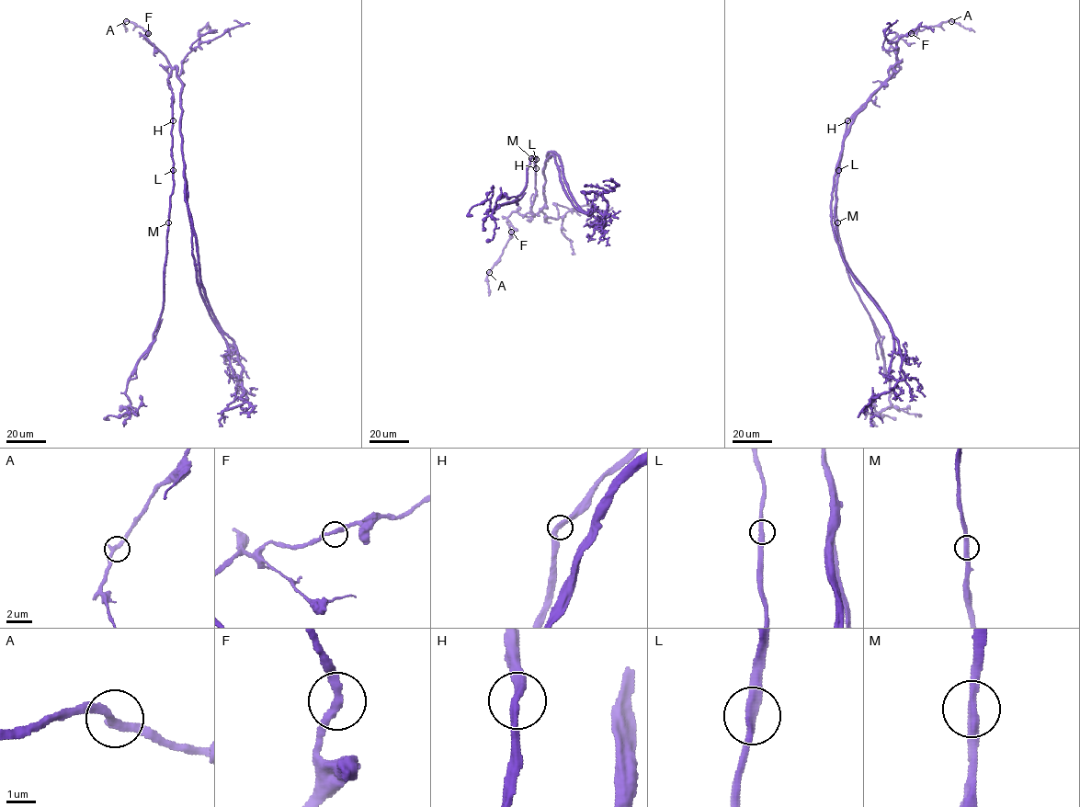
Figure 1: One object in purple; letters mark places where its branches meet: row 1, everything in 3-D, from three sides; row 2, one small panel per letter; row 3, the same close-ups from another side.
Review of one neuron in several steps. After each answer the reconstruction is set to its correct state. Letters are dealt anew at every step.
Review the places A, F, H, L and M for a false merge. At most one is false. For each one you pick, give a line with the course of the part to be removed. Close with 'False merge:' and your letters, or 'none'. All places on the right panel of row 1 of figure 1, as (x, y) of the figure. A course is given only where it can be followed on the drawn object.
False merge: none

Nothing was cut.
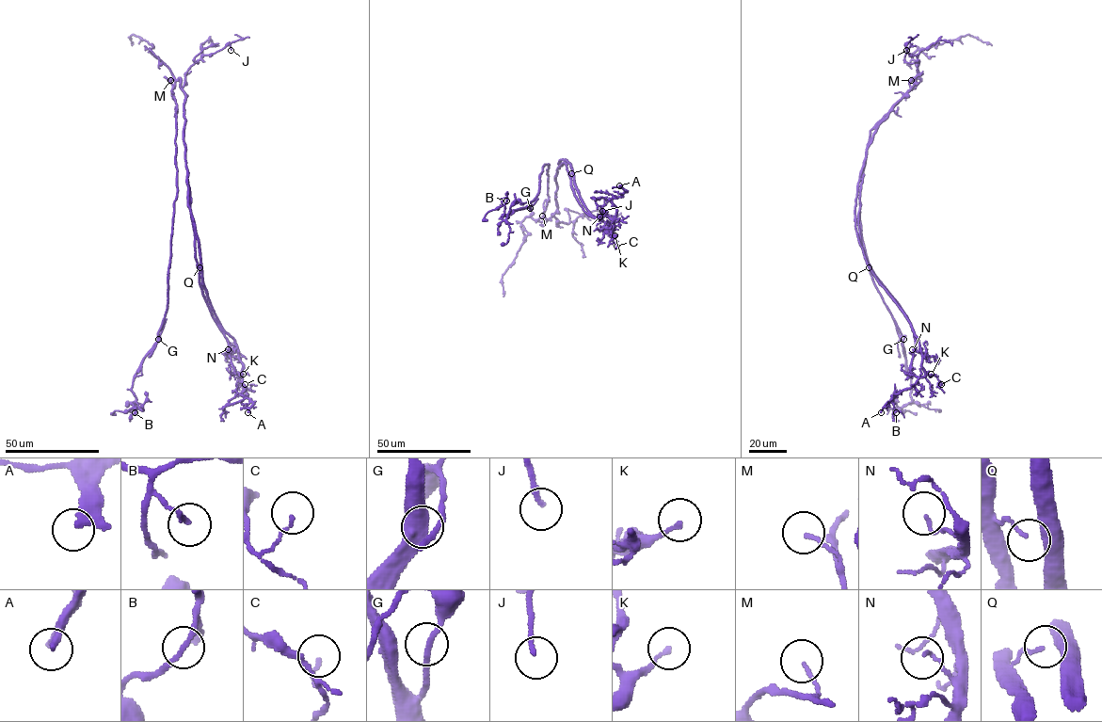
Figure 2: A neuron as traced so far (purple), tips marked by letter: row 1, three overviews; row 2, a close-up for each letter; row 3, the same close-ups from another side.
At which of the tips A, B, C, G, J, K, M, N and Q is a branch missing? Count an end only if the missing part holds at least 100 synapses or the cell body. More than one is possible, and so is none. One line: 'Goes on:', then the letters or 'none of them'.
Goes on: A

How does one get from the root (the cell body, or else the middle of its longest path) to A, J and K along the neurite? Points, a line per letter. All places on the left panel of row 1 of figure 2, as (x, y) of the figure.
A: (185, 96), (188, 205), (202, 284), (227, 340), (233, 371), (242, 377), (240, 393), (252, 403), (247, 412)
J: (185, 96), (183, 87), (188, 69), (203, 56), (211, 55), (229, 44), (231, 50)
K: (185, 96), (188, 205), (202, 284), (221, 328), (234, 341), (243, 365), (239, 376), (243, 374)

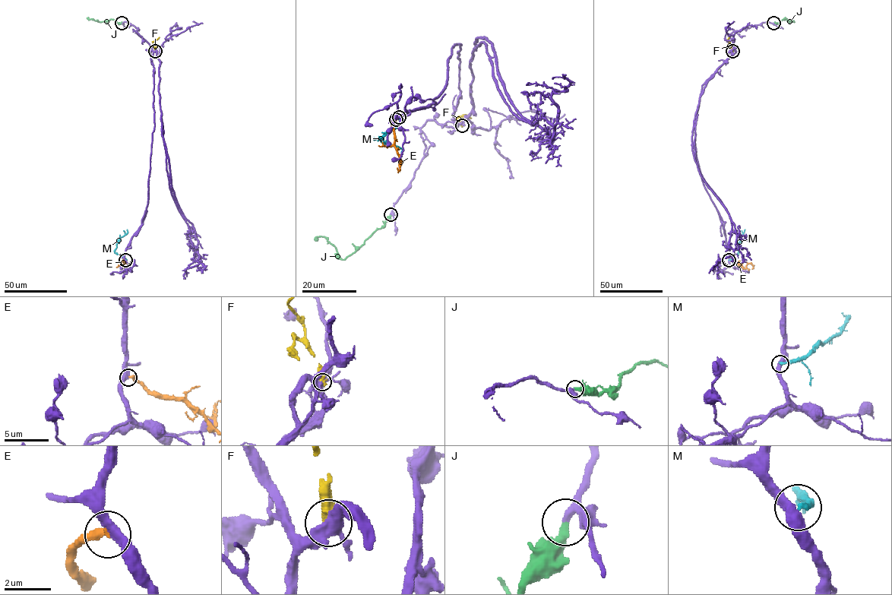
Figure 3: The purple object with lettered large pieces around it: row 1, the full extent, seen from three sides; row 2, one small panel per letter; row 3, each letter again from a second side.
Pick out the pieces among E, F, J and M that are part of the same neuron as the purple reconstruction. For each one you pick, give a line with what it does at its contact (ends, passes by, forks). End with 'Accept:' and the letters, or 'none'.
J: it ends
Accept: J

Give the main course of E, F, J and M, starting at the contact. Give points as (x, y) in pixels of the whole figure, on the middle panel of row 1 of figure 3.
E: (396, 119), (392, 125), (394, 146), (400, 160), (399, 170), (397, 167)
F: (462, 125), (457, 119), (463, 115), (471, 118)
J: (390, 214), (383, 226), (344, 259), (340, 257), (336, 248), (325, 237), (318, 237), (316, 241)
M: (399, 117), (400, 123), (393, 129), (374, 138), (400, 147), (403, 150), (401, 153)

